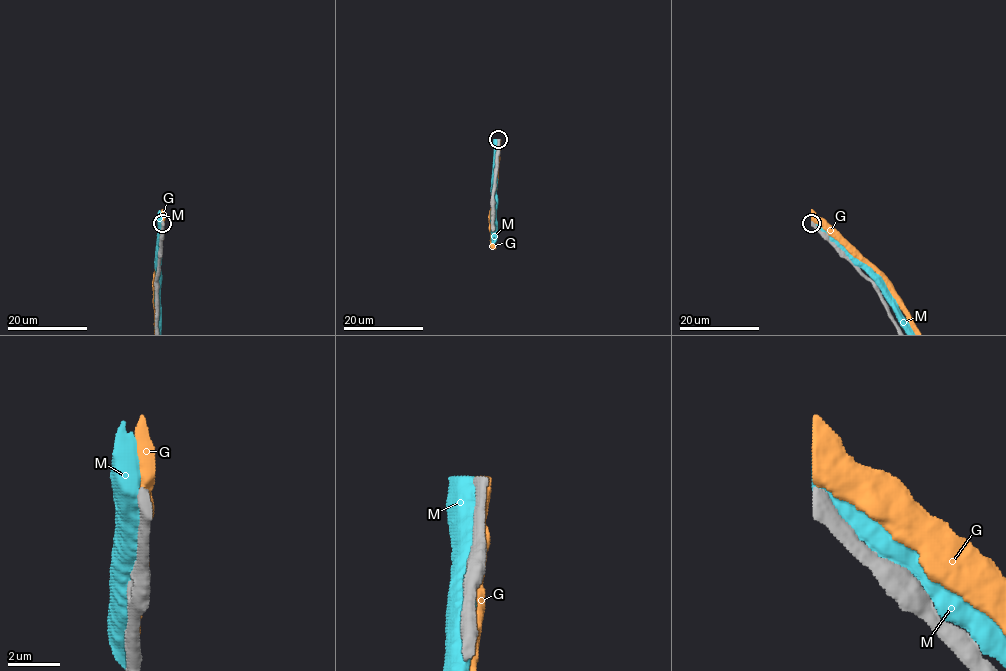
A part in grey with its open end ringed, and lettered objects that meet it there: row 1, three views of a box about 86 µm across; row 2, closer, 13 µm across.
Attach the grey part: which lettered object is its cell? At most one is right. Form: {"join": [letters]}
{"join": []}

